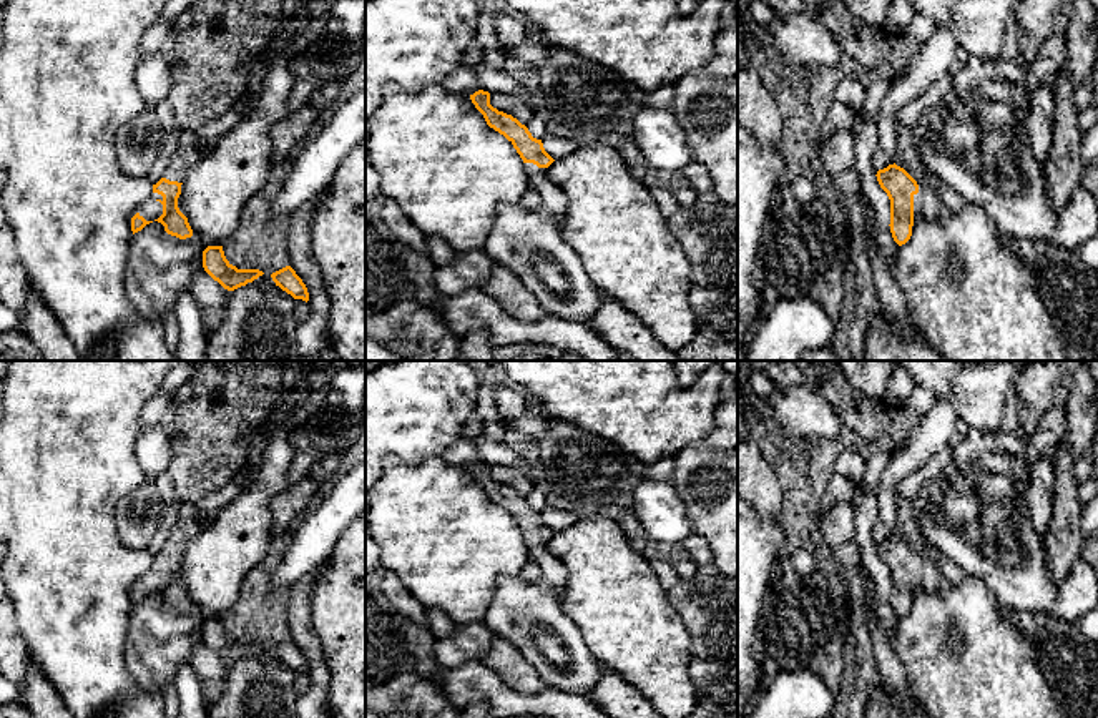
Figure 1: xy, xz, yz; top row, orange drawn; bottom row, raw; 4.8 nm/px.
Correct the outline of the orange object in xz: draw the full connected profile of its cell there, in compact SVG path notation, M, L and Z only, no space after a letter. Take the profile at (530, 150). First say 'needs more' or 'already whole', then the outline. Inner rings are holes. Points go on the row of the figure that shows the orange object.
needs more; M478 90L470 95L470 100L483 115L487 125L503 135L523 160L528 183L537 189L542 199L542 209L550 213L556 221L563 221L568 199L547 176L547 168L555 160L545 151L542 140L533 138L528 128L512 115L493 108L488 91Z

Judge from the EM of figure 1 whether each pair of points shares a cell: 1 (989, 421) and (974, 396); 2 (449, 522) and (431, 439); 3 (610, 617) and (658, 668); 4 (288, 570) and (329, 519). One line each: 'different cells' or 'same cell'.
1: same cell
2: different cells
3: same cell
4: same cell

